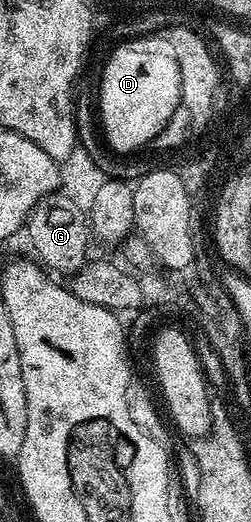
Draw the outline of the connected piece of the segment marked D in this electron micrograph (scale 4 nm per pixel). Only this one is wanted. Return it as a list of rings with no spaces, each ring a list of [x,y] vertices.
[[[117,51],[109,55],[107,68],[103,71],[103,88],[99,91],[99,111],[103,114],[103,131],[111,150],[120,153],[139,151],[146,148],[150,139],[155,139],[167,127],[167,122],[180,110],[183,95],[181,71],[177,65],[169,65],[169,60],[149,57],[147,53]]]

